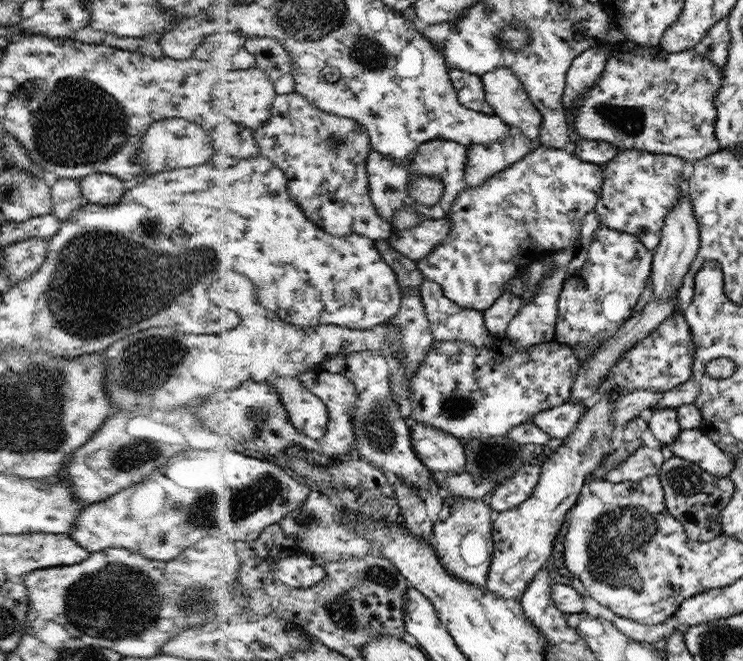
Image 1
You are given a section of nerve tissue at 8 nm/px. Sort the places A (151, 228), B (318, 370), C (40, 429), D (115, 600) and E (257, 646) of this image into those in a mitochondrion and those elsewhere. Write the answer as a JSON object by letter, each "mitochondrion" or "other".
{"A":"mitochondrion","B":"other","C":"mitochondrion","D":"mitochondrion","E":"mitochondrion"}

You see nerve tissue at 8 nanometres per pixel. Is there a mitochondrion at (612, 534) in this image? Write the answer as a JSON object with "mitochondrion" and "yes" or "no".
{"mitochondrion":"yes"}

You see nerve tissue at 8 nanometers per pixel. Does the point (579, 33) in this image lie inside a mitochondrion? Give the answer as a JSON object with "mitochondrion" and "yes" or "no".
{"mitochondrion":"no"}

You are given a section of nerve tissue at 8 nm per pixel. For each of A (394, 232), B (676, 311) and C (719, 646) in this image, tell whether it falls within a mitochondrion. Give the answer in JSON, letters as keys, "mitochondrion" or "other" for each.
{"A":"other","B":"other","C":"mitochondrion"}

